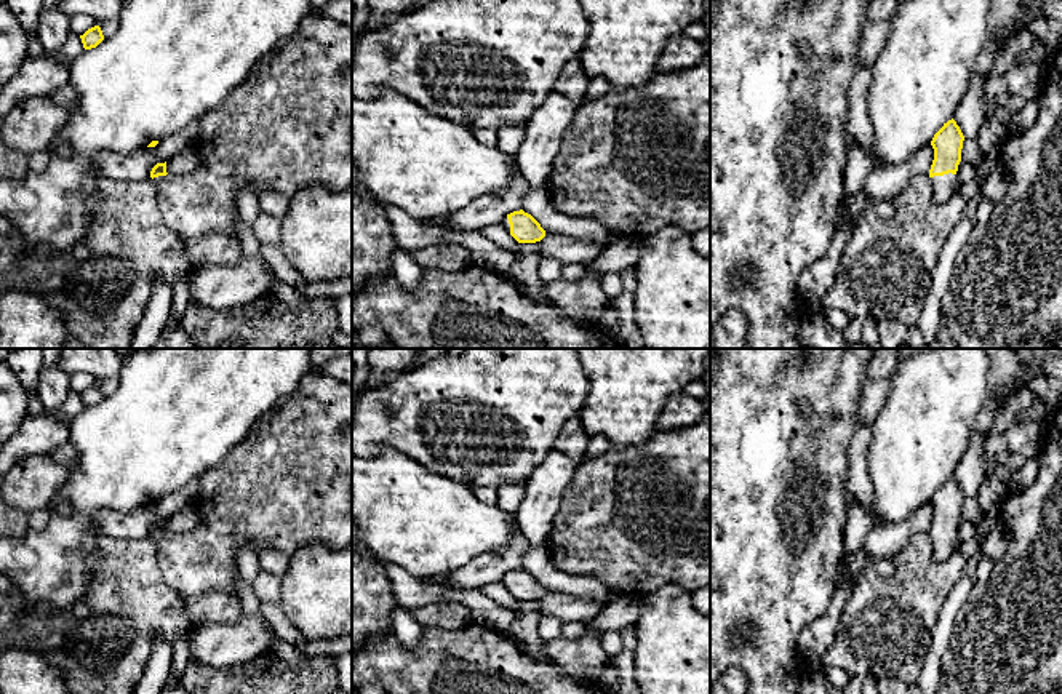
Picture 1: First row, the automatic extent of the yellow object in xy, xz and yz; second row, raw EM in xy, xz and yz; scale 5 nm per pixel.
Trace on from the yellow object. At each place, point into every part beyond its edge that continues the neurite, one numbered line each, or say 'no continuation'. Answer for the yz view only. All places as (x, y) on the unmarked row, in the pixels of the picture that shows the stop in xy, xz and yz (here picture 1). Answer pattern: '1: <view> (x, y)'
1: yz (944, 544)

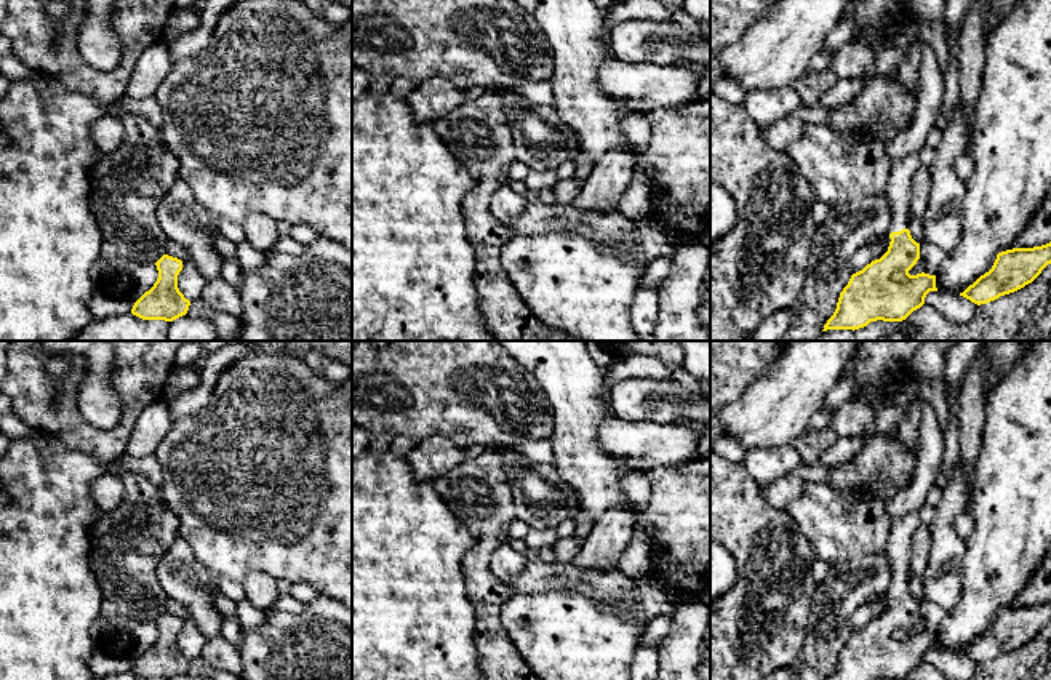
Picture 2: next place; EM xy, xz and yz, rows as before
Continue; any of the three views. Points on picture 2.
1: yz (901, 532)

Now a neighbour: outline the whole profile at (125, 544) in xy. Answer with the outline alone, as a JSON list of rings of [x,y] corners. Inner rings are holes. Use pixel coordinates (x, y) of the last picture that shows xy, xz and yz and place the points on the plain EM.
[[[122,469],[123,499],[110,512],[99,512],[90,526],[90,566],[101,587],[101,614],[125,616],[155,622],[165,613],[168,600],[158,578],[157,565],[179,538],[179,520],[162,498],[162,488],[144,475]]]

